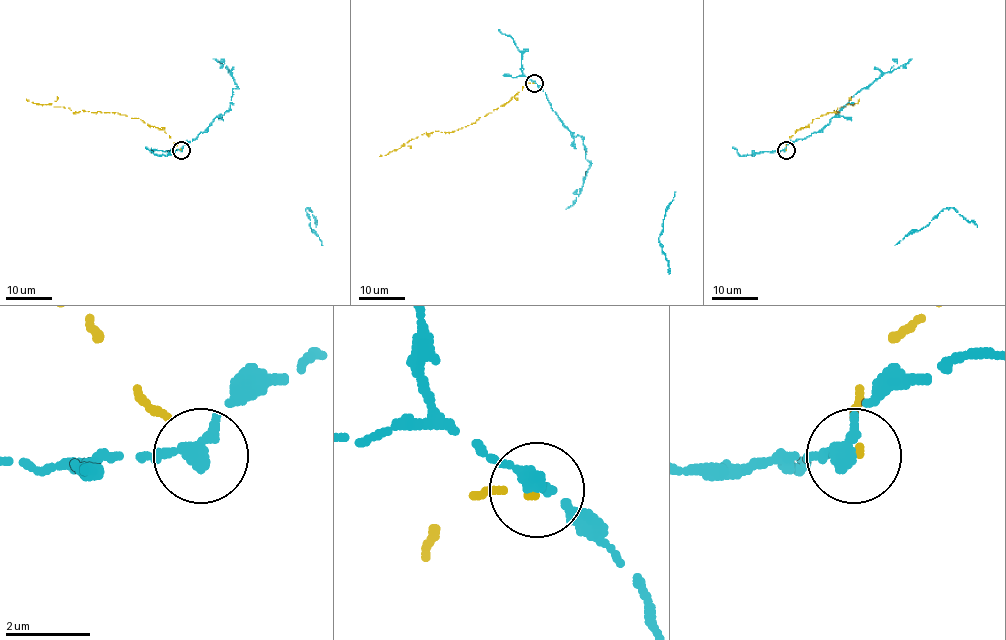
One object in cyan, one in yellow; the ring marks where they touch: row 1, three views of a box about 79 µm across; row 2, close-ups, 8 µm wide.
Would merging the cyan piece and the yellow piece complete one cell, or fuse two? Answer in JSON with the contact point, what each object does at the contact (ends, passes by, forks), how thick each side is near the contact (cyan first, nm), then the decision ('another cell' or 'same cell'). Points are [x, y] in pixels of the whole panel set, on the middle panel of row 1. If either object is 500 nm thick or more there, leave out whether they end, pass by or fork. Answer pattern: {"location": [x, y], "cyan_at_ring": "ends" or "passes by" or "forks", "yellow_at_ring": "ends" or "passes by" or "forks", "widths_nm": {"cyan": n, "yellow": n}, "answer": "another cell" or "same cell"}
{"location": [534, 83], "cyan_at_ring": "ends", "yellow_at_ring": "ends", "widths_nm": {"cyan": 440, "yellow": 90}, "answer": "another cell"}

